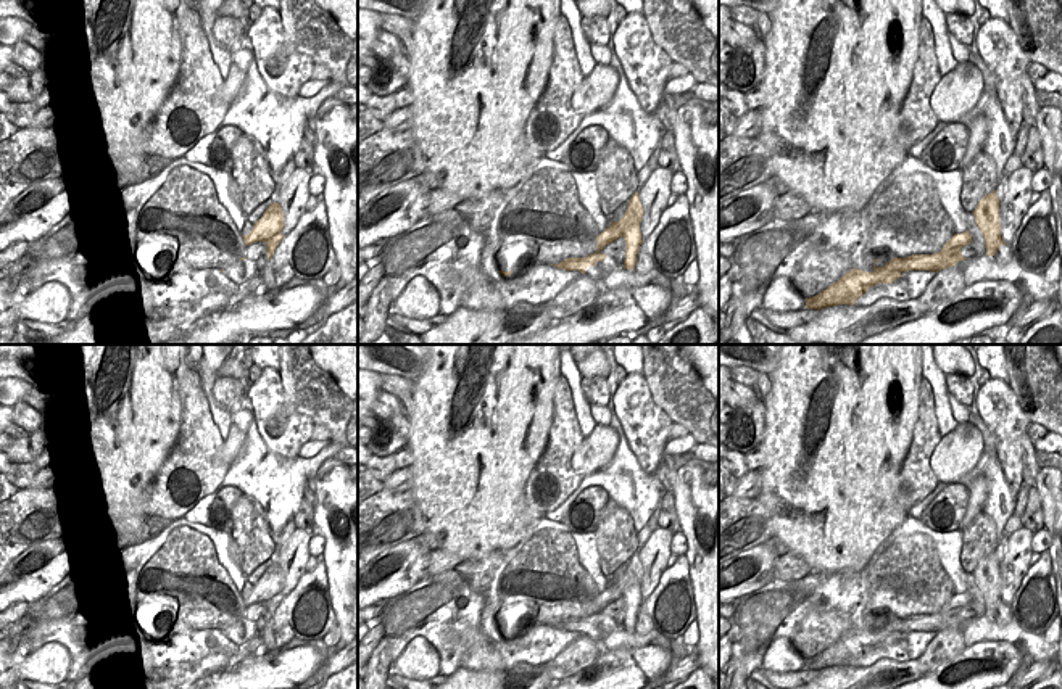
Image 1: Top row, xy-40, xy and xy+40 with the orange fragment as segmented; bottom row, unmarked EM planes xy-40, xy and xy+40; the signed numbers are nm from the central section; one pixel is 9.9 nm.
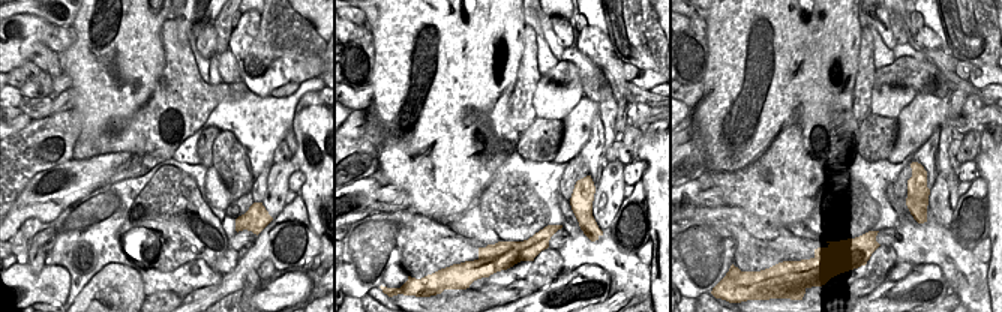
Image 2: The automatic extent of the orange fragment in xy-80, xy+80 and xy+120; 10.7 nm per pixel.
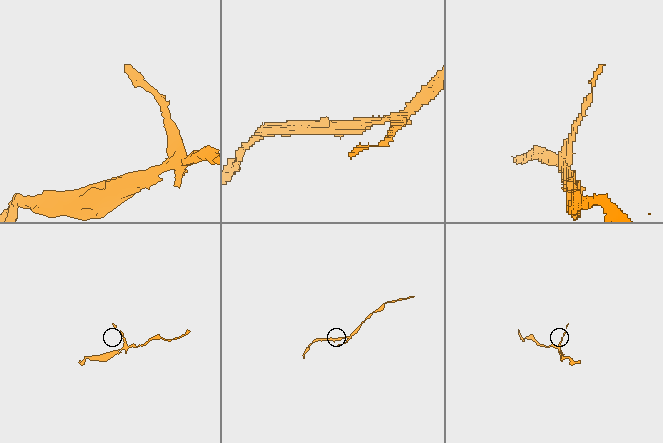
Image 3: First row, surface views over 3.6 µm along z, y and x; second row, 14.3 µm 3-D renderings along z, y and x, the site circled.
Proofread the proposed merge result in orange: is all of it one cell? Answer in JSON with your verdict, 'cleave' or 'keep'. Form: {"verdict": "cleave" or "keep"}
{"verdict": "cleave"}

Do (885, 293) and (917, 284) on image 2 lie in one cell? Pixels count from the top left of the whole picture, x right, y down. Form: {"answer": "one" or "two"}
{"answer": "one"}

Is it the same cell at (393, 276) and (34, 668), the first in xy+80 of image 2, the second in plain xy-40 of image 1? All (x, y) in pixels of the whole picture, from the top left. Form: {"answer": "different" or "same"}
{"answer": "same"}

